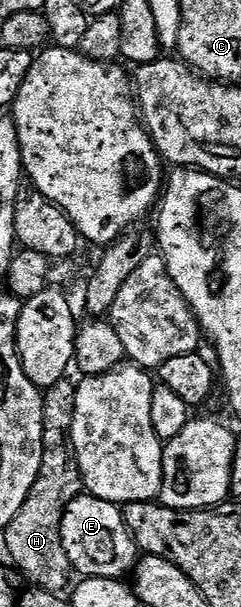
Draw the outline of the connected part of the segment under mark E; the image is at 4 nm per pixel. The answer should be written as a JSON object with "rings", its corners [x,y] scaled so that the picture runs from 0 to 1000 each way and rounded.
{"rings":[[[369,814],[282,827],[282,840],[266,840],[266,853],[249,860],[249,886],[266,893],[266,913],[282,913],[295,937],[340,952],[394,949],[506,956],[519,942],[523,947],[552,944],[581,921],[581,904],[515,860],[506,837]]]}

